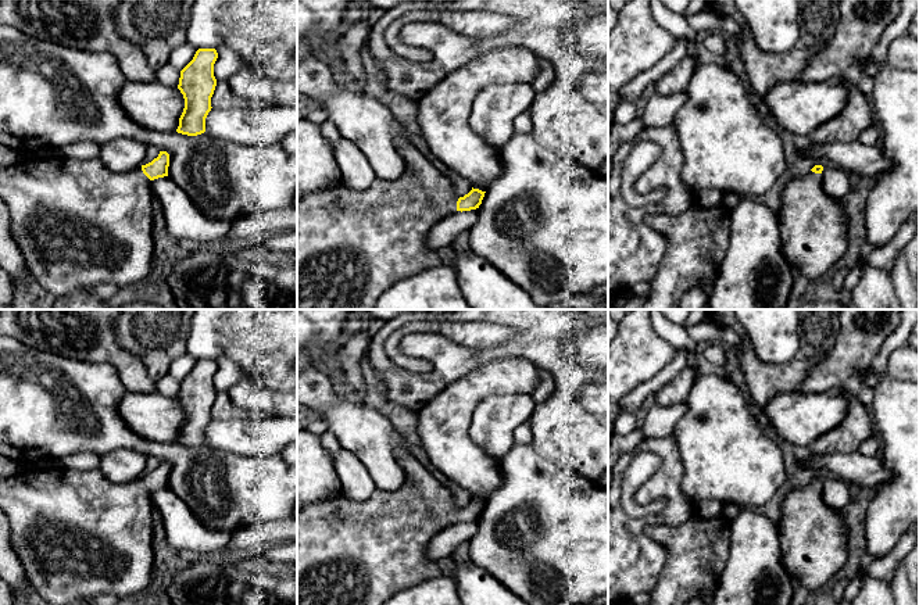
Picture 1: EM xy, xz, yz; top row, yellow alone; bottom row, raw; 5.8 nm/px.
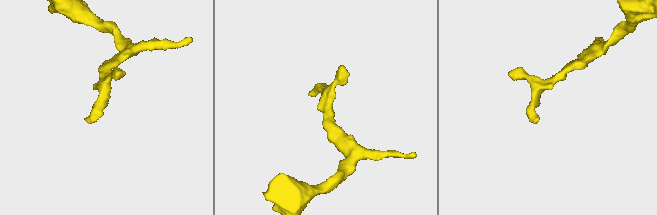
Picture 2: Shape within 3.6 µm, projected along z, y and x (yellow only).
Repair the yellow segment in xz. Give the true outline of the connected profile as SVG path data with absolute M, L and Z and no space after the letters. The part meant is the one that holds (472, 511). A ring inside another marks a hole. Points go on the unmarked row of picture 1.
M396 448L405 479L393 493L376 490L366 501L353 501L342 491L297 511L297 605L383 605L397 591L441 574L436 561L426 556L430 540L455 522L479 519L486 502L473 500L457 508L444 487L411 452Z

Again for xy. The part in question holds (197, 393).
M199 359L193 370L180 382L178 400L183 405L185 419L179 429L178 444L197 447L205 443L205 429L211 422L211 408L217 390L214 375L215 359Z

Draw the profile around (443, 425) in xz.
M522 357L493 359L425 404L416 412L416 432L432 465L472 495L498 490L503 473L471 437L472 414L489 395L532 394L539 375L540 369Z

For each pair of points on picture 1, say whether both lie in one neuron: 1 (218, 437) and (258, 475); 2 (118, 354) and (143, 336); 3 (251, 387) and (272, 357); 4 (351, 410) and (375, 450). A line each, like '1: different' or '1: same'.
1: different
2: different
3: different
4: same

